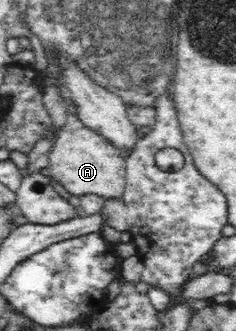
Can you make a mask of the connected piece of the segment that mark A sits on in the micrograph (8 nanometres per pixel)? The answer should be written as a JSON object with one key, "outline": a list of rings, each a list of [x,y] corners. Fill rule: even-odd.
{"outline":[[[68,116],[55,136],[49,152],[49,177],[59,182],[67,192],[81,196],[96,194],[103,198],[120,197],[124,193],[126,159],[121,151],[96,130],[89,129],[78,118]]]}

